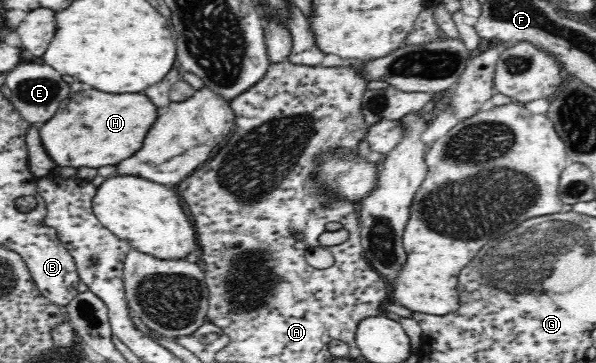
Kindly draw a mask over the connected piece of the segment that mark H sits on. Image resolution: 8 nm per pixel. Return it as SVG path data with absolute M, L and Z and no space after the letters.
M77 91L69 93L69 97L60 103L57 111L51 115L40 129L41 141L53 162L63 167L103 167L103 165L118 165L121 161L133 157L145 143L145 137L157 122L155 103L145 93L127 93L127 95L109 95L103 91Z

